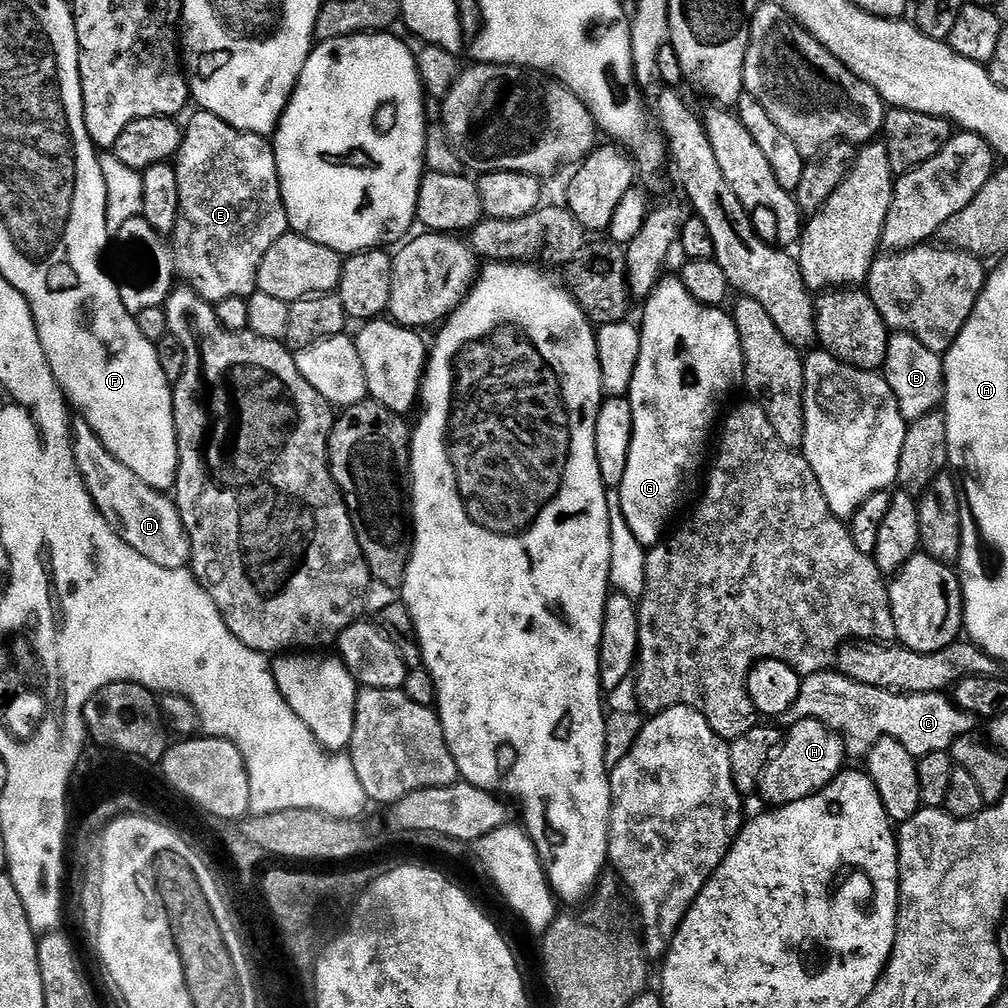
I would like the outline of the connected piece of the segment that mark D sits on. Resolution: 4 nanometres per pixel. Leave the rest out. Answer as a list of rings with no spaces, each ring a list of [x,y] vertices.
[[[83,418],[73,419],[71,425],[72,449],[76,465],[80,471],[80,477],[86,482],[86,490],[96,509],[108,520],[114,521],[121,538],[134,550],[138,550],[138,554],[142,554],[142,558],[150,558],[150,562],[154,562],[154,566],[185,567],[191,561],[192,547],[188,541],[186,530],[182,526],[182,518],[176,509],[175,499],[171,495],[159,492],[157,488],[146,486],[142,482],[142,478],[138,478],[138,474],[134,474],[134,470],[130,470],[130,466],[118,462],[118,458],[114,458],[114,454],[110,454],[110,450],[106,450],[106,446],[98,438],[98,434]]]

